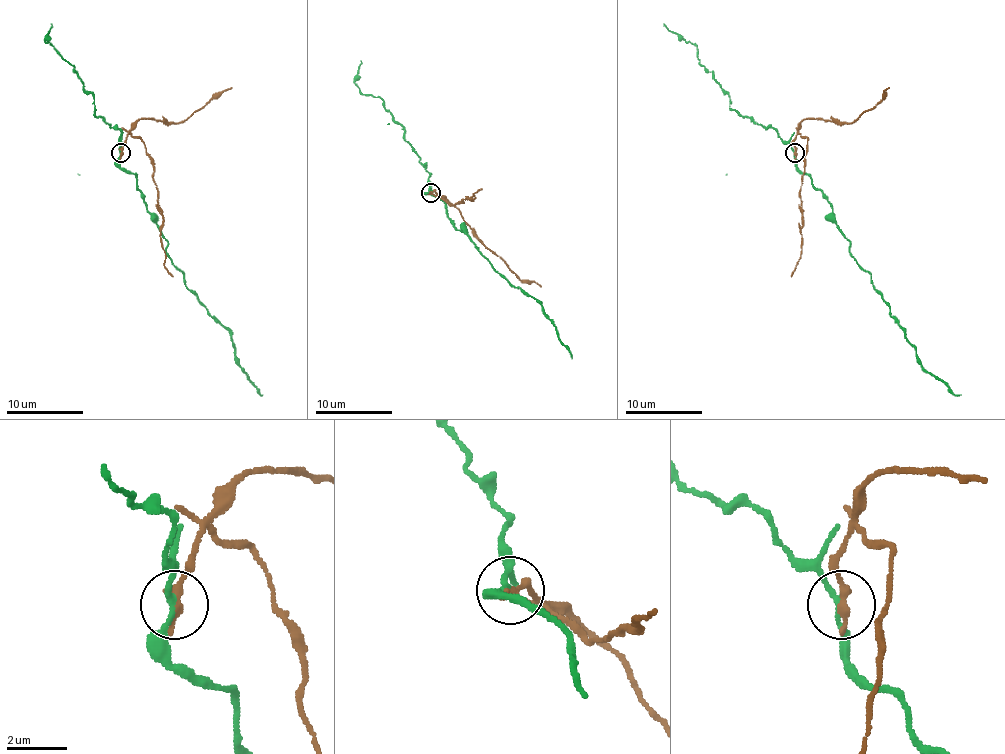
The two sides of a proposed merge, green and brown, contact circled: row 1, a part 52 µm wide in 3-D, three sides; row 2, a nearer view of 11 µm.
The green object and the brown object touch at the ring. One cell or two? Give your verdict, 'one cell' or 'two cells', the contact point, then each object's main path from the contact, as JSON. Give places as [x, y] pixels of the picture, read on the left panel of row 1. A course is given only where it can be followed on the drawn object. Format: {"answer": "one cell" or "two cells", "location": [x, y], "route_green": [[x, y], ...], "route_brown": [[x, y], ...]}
{"answer": "two cells", "location": [121, 152], "route_green": [[121, 151], [119, 166], [137, 178], [146, 210], [167, 241], [165, 255], [229, 332], [235, 360], [262, 395]], "route_brown": [[121, 153], [129, 134], [141, 139], [146, 149], [154, 168], [158, 210], [162, 216], [164, 264], [173, 276]]}

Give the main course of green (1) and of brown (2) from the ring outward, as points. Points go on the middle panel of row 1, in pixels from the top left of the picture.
1: (431, 193), (438, 197), (456, 229), (477, 247), (494, 270), (540, 304), (571, 358)
2: (431, 193), (456, 204), (467, 197), (475, 198), (473, 195), (483, 189)

